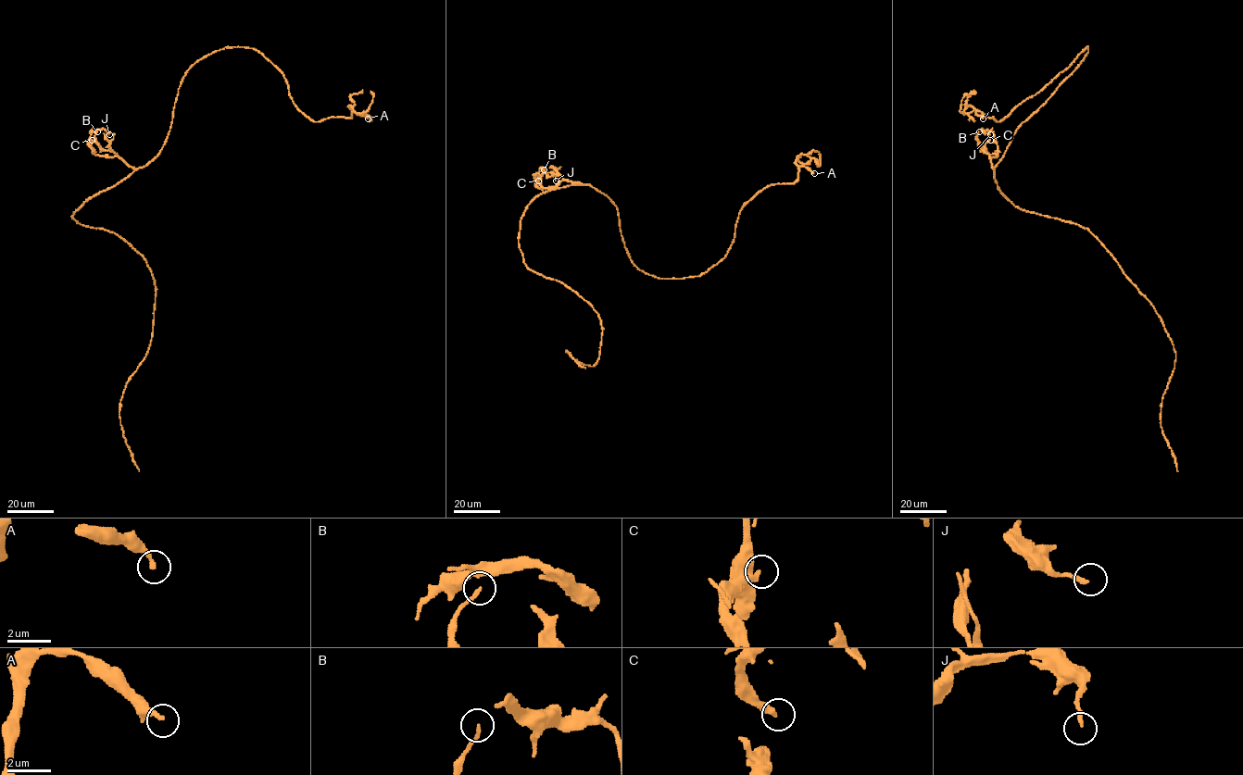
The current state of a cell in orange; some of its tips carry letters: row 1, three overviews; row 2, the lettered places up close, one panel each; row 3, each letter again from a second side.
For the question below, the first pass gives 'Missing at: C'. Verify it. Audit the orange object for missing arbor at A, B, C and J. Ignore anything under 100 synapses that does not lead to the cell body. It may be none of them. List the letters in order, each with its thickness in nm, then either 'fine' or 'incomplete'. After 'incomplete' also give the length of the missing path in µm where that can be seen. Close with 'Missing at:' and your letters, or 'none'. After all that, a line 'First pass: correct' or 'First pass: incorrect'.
A: calibre 240 nm; fine
B: calibre 110 nm; fine
C: calibre 300 nm; fine
J: calibre 180 nm; fine
Missing at: none
First pass: incorrect

